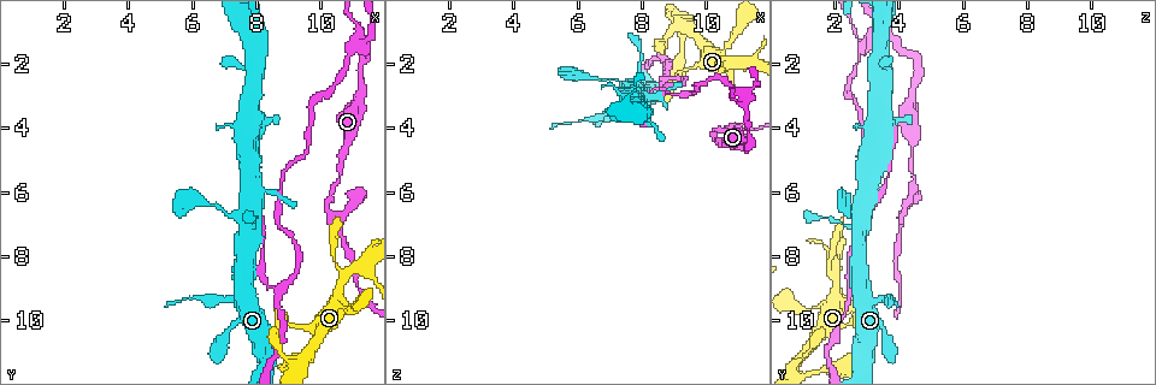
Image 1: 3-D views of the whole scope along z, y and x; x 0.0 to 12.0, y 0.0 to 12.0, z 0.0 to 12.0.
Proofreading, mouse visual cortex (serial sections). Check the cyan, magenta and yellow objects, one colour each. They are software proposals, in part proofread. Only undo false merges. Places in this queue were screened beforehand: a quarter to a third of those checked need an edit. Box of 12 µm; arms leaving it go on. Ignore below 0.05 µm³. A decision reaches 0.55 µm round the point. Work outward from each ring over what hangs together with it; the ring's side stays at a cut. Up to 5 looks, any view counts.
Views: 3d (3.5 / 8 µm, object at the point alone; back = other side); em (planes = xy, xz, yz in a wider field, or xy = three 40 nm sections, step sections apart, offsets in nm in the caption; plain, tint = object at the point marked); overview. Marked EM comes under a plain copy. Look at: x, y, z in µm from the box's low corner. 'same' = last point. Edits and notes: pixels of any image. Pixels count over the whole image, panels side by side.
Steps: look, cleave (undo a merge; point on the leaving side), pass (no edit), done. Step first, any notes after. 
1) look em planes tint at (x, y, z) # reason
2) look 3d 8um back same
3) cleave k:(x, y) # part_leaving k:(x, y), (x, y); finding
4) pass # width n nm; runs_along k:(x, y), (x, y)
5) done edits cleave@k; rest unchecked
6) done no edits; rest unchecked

look 3d 3.5um at (9.3, 11.4, 0.8) # four-way junction

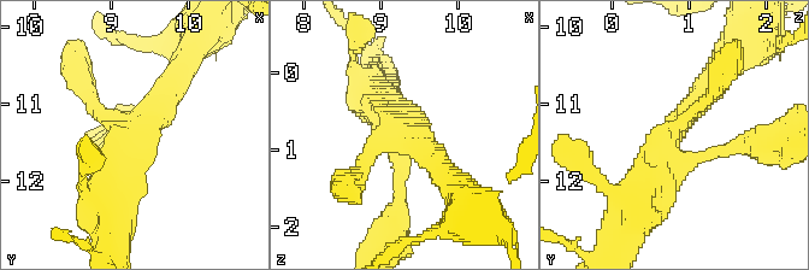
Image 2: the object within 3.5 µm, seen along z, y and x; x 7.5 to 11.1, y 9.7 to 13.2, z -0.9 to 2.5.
look em planes tint at (9.40, 11.35, 0.75) # arms 4; arm_widths 200, 200, 350, 350 nm

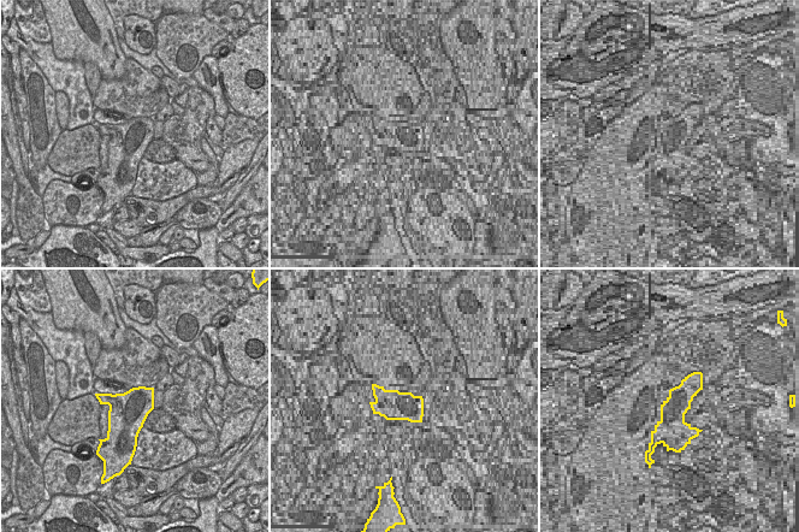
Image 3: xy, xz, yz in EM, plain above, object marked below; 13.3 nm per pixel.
look em xy step 5 tint same # another direction

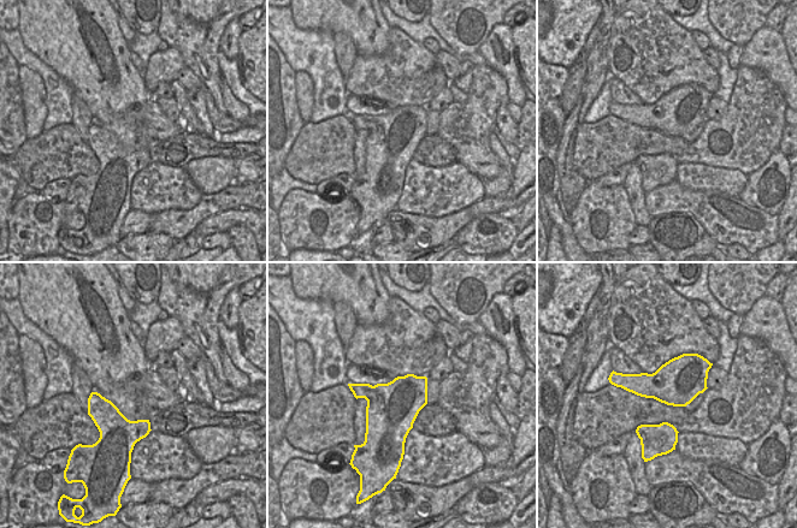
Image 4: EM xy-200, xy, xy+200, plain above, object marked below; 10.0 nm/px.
pass # runs_along 2:(178, 75), (130, 153); all the same cell

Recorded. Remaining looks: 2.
look em xy step 5 tint at (6.9, 9.3, 3.6) # narrows sharply

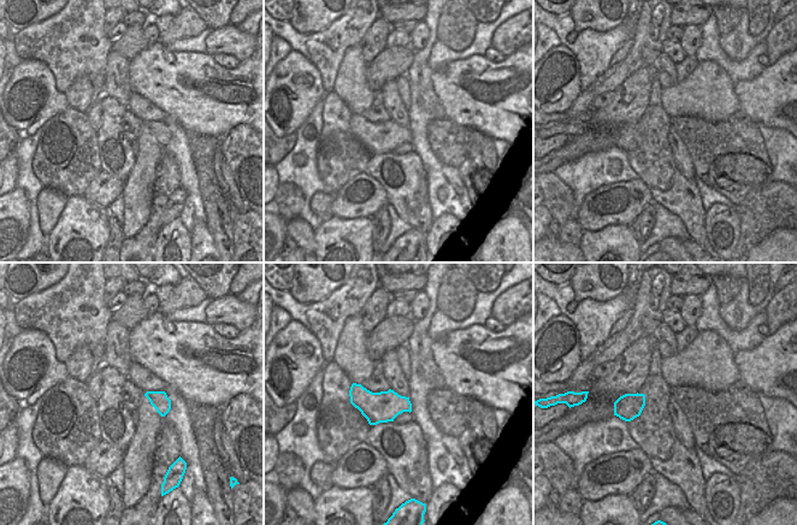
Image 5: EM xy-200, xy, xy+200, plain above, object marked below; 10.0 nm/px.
look 3d 3.5um same # see where the arms go

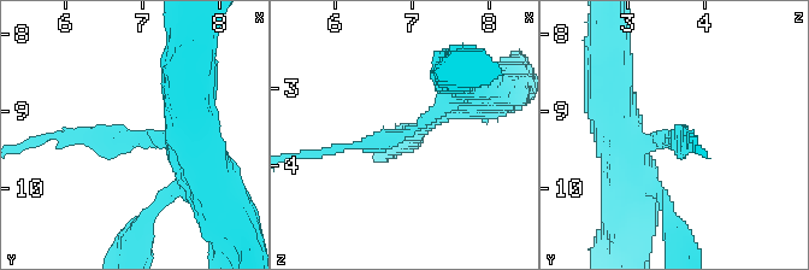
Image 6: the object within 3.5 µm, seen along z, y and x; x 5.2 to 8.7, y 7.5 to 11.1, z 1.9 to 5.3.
cleave 6:(99, 139) # part_leaving 6:(141, 138), (52, 134), (34, 141); a second cell is stuck on

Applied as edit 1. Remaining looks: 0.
done edits cleave@6; rest unchecked

